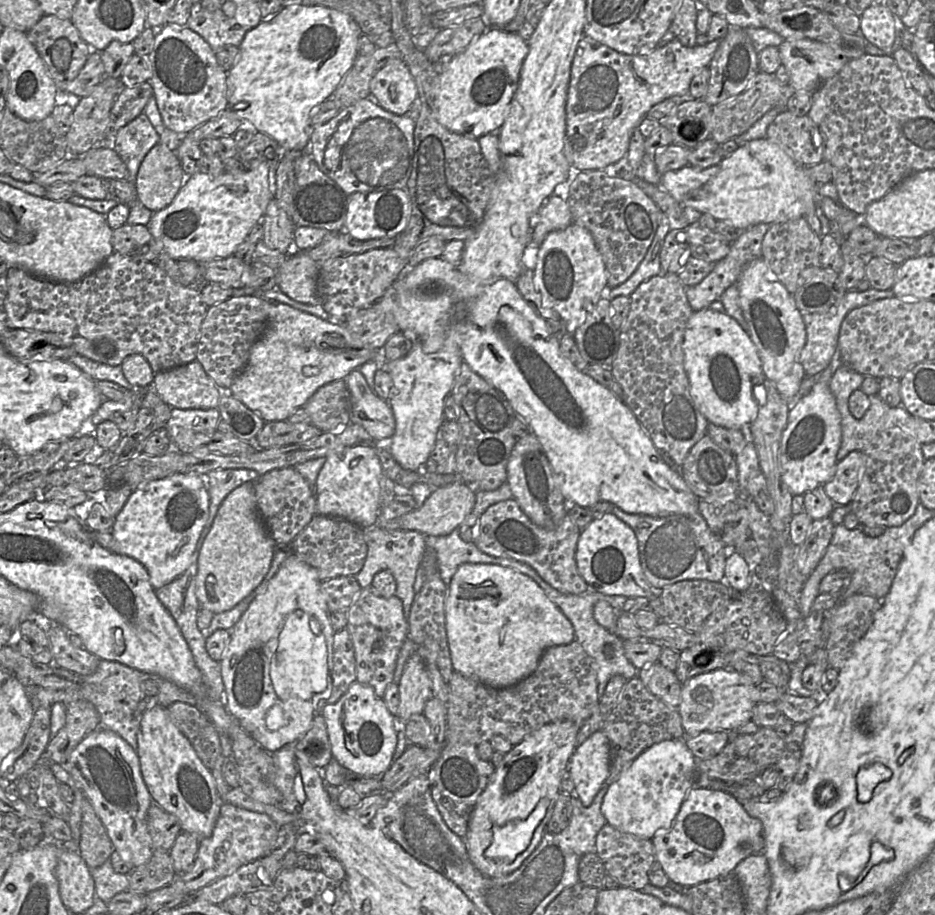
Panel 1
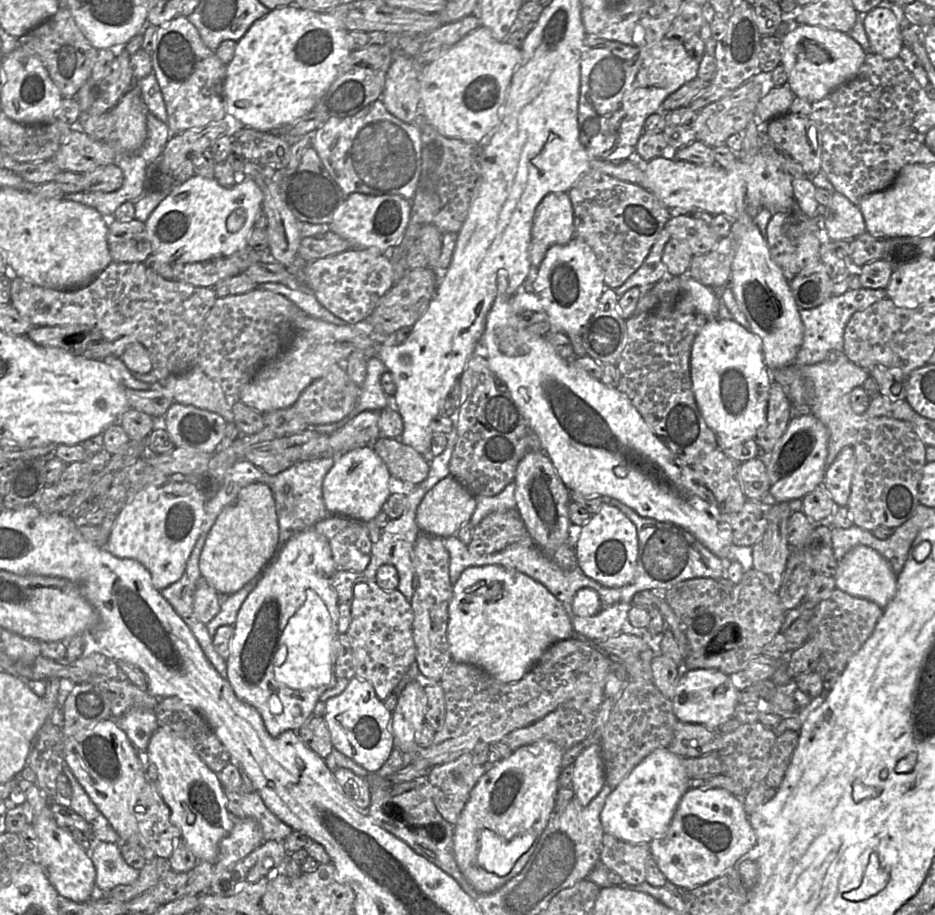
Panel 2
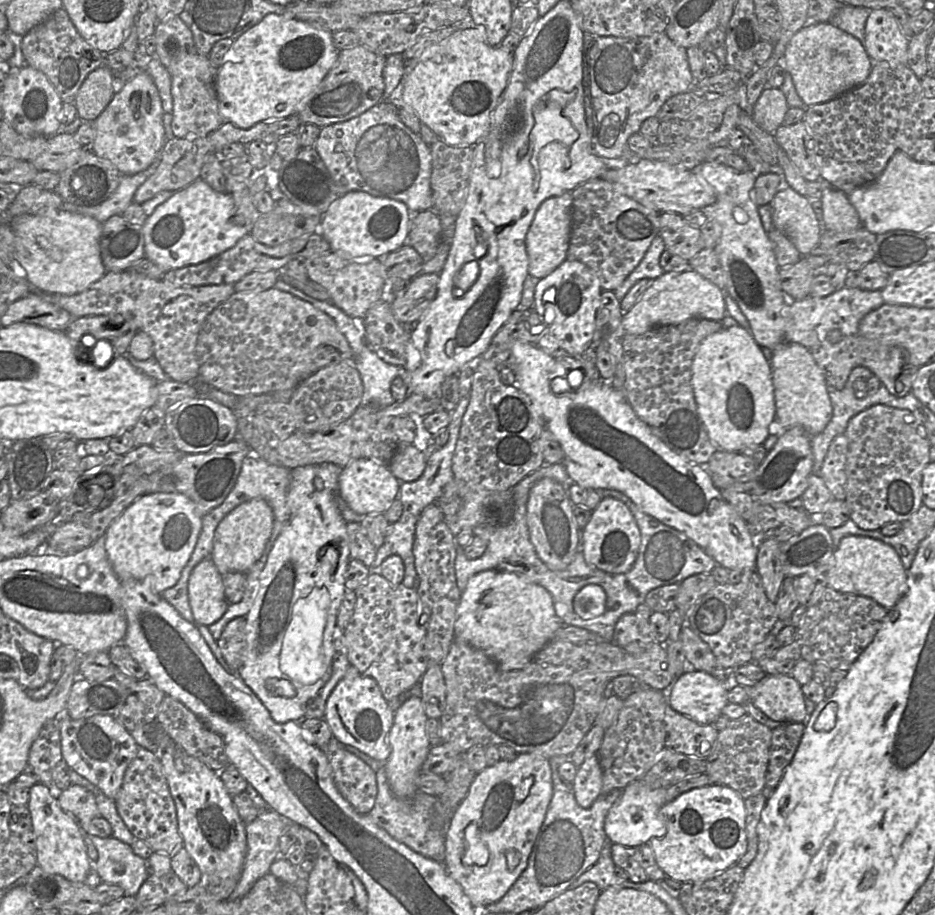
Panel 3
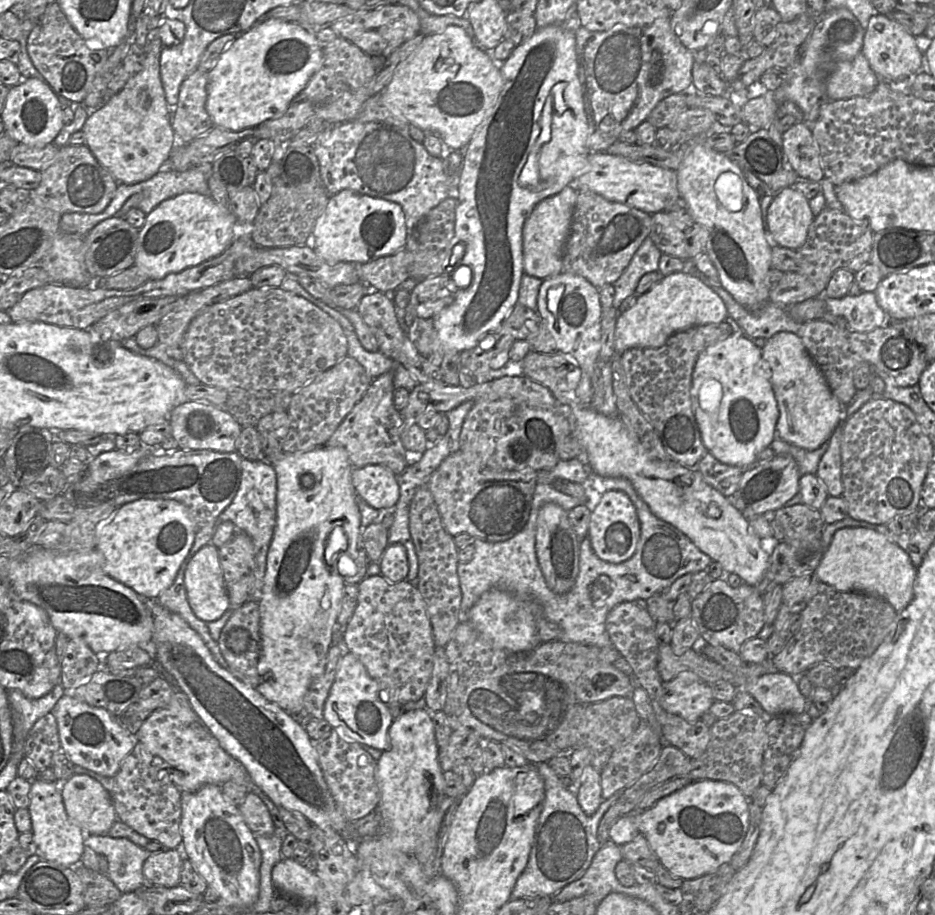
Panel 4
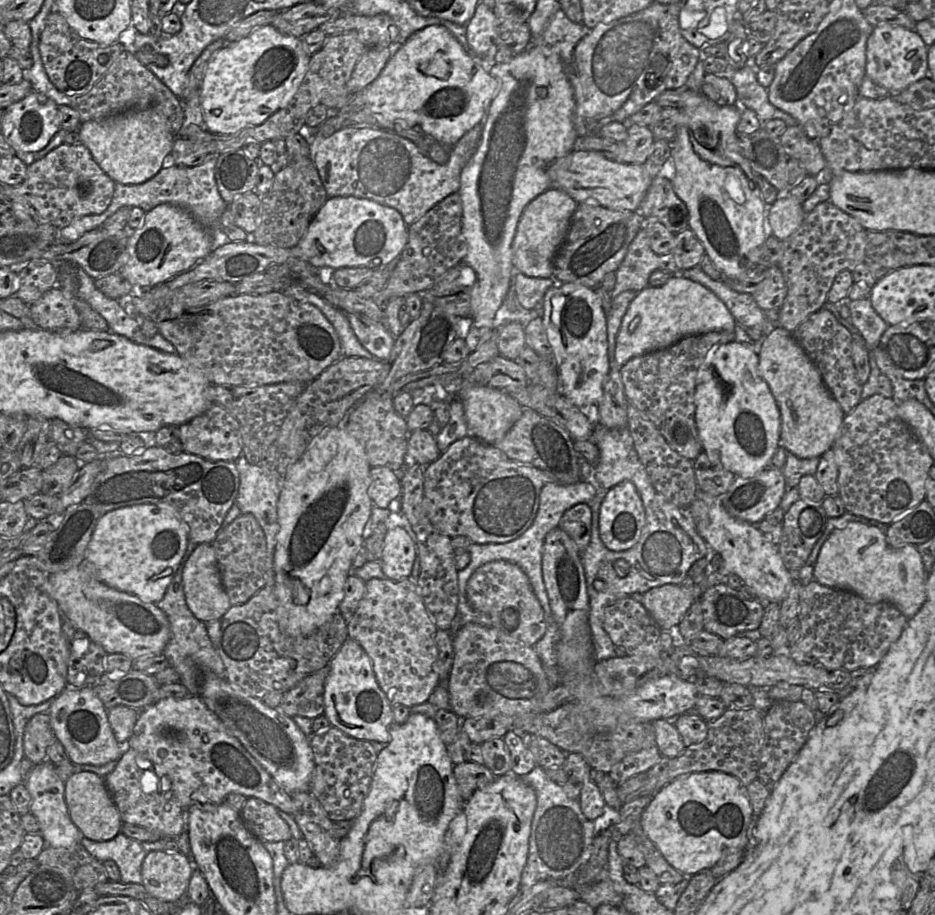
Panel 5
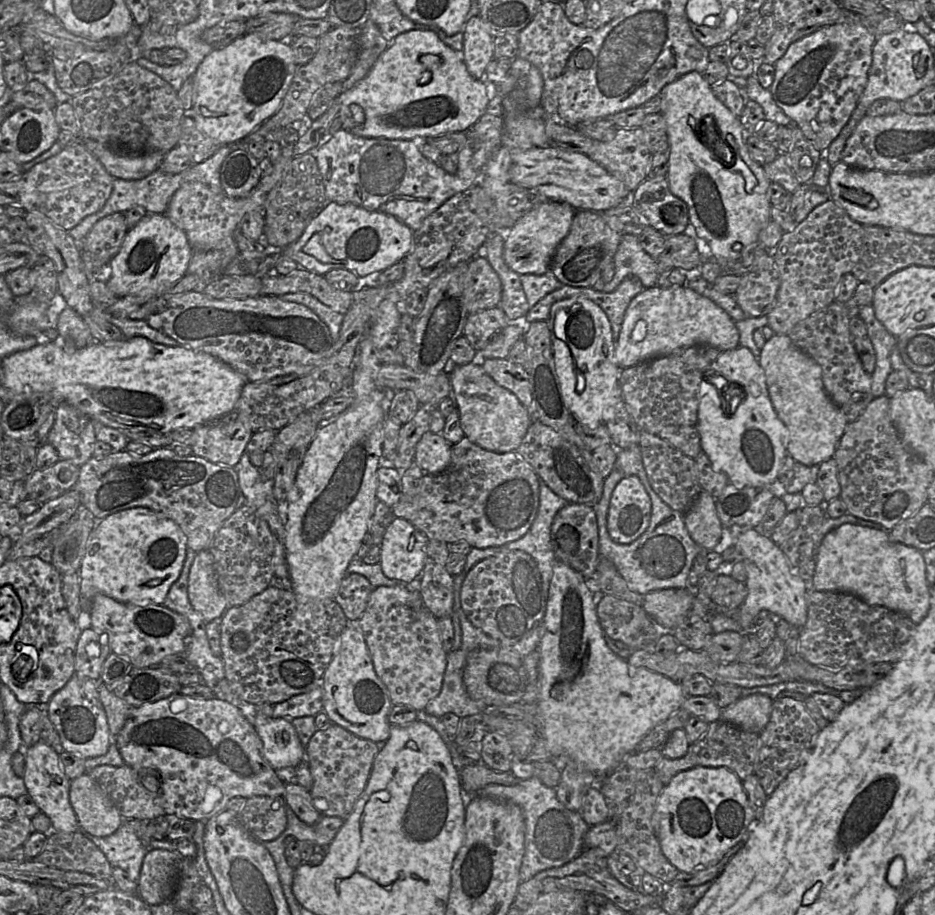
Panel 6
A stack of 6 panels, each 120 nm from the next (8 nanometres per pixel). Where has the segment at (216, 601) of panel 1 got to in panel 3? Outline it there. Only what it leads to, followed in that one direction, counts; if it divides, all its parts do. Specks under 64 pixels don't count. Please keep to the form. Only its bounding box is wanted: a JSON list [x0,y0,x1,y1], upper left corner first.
[210,498,274,573]

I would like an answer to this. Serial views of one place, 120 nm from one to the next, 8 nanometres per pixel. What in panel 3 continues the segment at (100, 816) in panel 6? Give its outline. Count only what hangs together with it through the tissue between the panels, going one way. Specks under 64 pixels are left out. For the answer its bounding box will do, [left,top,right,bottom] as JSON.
[57,784,100,822]

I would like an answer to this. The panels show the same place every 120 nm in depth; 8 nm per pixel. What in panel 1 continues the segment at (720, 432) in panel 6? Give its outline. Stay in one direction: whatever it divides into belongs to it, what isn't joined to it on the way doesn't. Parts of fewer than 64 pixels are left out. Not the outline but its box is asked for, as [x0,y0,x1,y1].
[683,308,765,430]

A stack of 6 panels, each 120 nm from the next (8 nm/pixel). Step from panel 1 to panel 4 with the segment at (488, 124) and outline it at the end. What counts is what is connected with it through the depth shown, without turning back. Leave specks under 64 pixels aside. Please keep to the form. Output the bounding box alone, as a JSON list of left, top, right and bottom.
[380,26,503,160]

